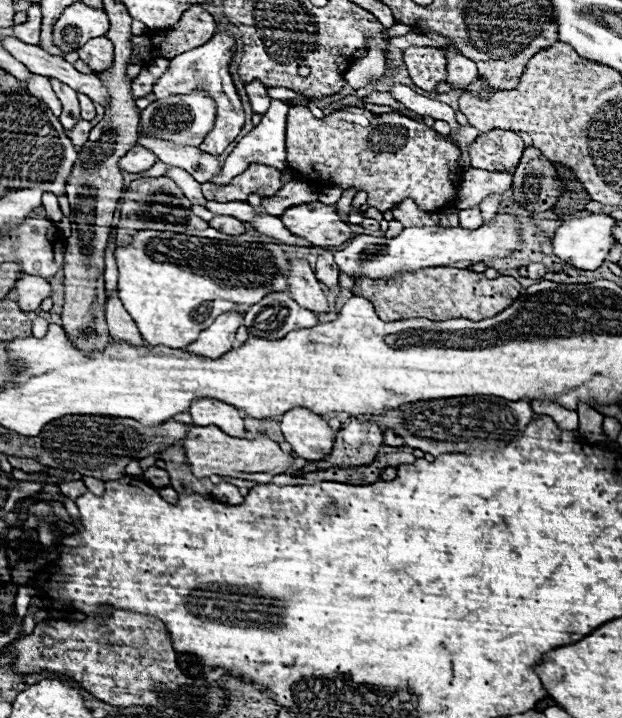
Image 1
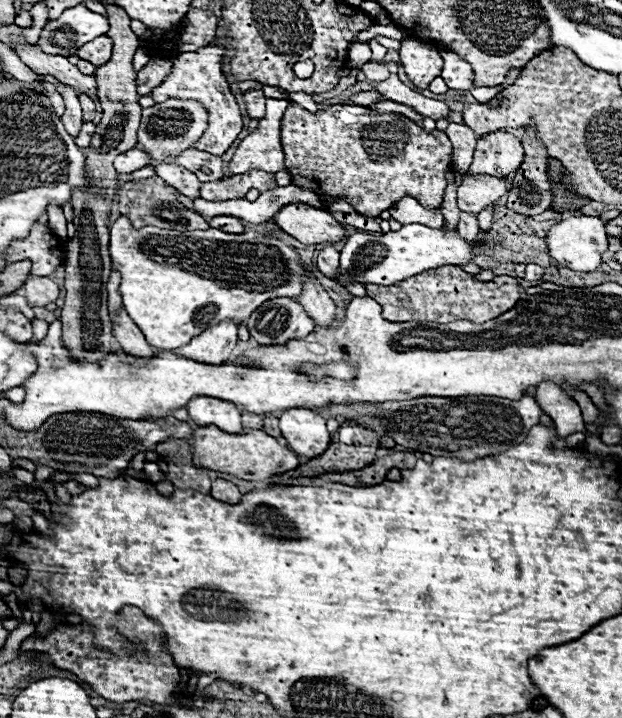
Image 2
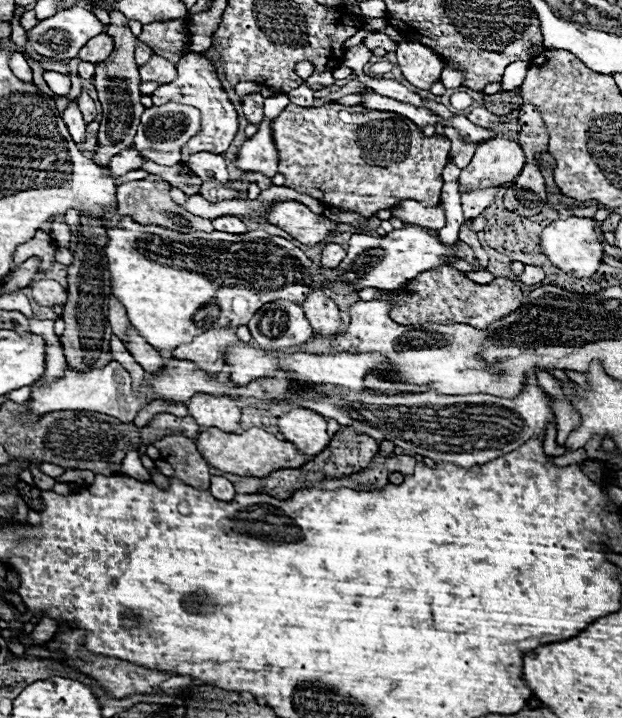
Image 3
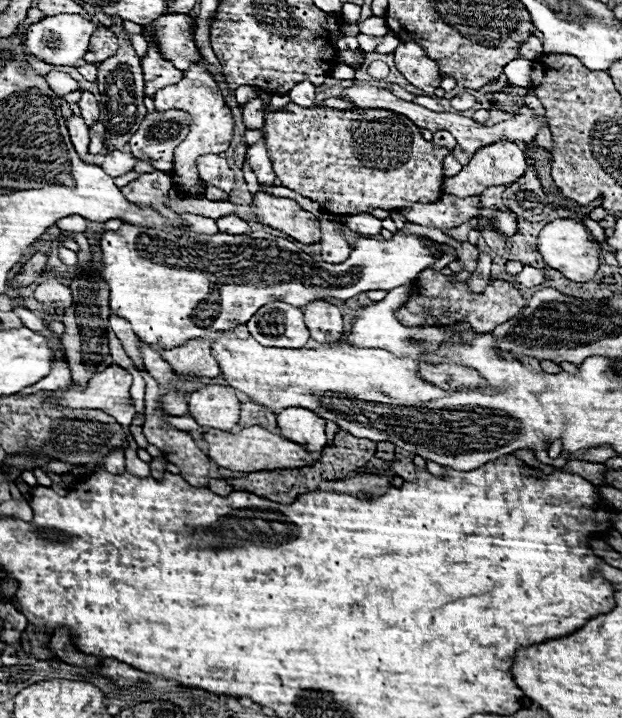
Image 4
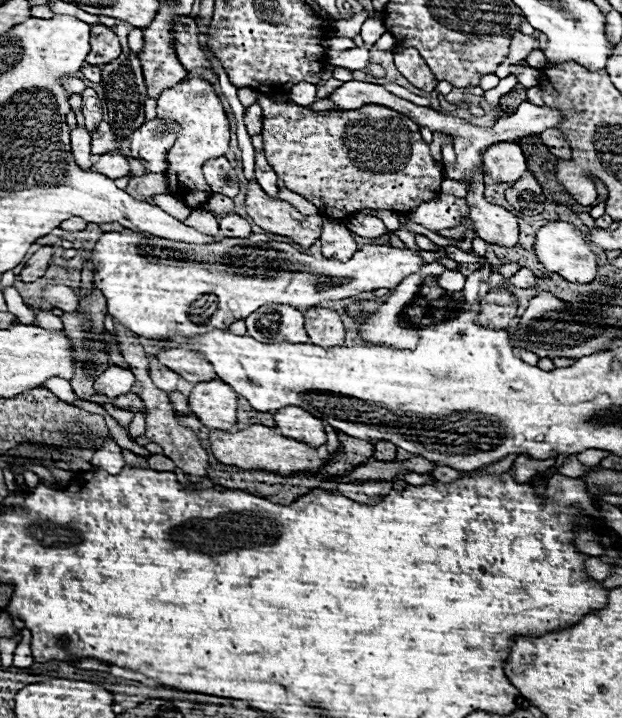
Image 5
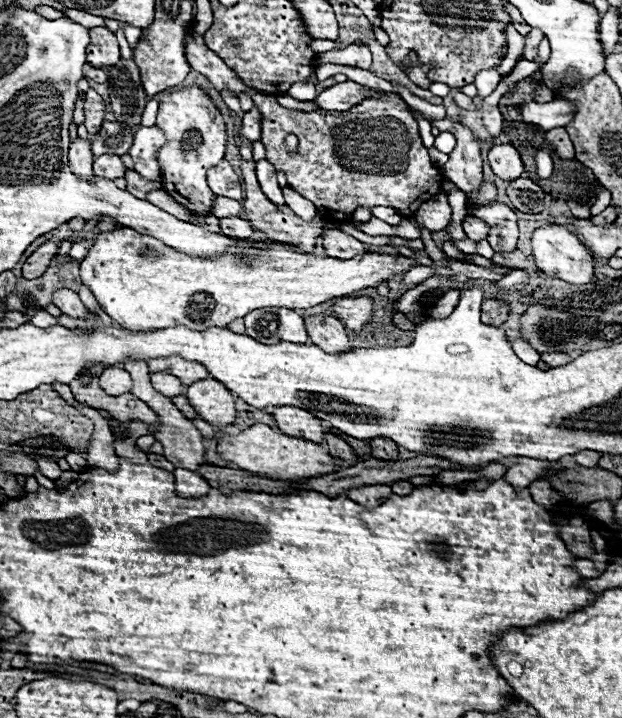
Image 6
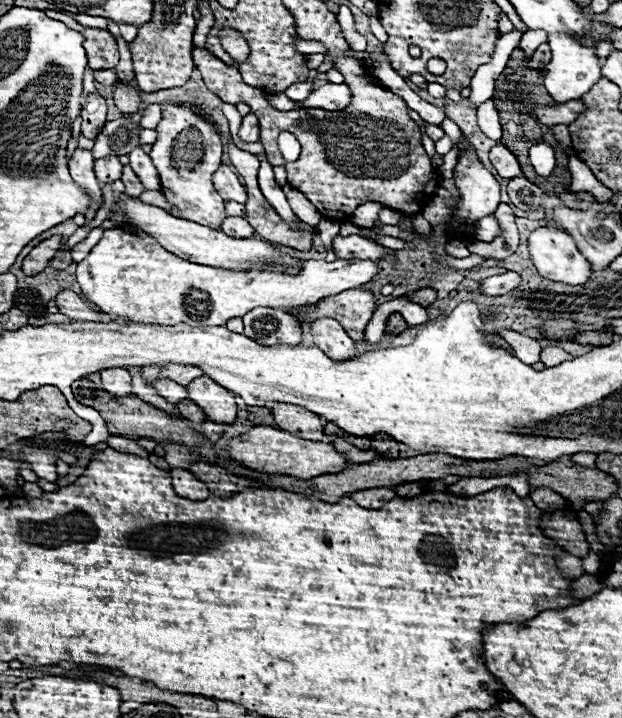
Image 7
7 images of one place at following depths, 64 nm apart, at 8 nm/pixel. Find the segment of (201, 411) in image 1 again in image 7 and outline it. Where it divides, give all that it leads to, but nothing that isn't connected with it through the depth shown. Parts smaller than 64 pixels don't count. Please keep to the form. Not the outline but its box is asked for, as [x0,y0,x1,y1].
[186,376,236,424]

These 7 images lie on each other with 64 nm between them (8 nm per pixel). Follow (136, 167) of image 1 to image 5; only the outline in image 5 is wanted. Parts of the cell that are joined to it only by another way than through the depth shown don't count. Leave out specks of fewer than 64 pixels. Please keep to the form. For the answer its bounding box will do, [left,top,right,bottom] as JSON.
[94,154,130,180]

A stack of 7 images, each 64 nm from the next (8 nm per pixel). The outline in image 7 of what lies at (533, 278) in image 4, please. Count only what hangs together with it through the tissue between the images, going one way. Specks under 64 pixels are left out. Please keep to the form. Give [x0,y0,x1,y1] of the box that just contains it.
[482,272,522,296]

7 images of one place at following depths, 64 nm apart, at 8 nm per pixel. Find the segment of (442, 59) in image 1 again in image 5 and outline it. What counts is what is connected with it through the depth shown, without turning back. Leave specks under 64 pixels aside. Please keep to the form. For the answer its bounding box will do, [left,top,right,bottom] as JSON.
[394,48,438,92]

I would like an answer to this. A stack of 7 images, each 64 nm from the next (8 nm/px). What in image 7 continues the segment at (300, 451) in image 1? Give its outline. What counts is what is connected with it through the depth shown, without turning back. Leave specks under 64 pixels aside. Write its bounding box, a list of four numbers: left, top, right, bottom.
[272,402,330,442]

